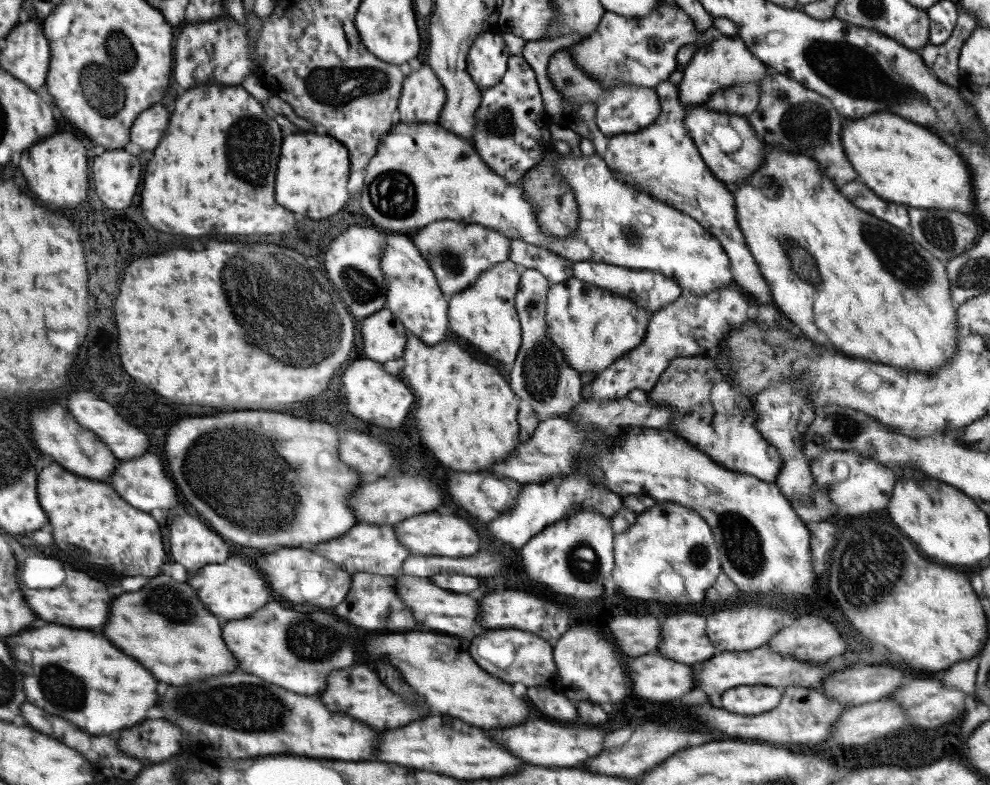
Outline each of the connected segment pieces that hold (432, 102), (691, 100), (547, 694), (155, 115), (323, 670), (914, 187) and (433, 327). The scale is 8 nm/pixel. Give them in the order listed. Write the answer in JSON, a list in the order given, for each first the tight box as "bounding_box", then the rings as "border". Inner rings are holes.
[{"bounding_box":[397,64,445,123],"border":[[[427,64],[403,77],[397,103],[401,123],[437,123],[445,102],[445,93],[439,79]]]},{"bounding_box":[676,34,768,108],"border":[[[717,34],[707,44],[701,44],[689,59],[688,63],[680,67],[681,80],[676,85],[679,102],[684,108],[703,105],[708,96],[716,90],[729,88],[736,84],[758,83],[768,70],[767,67],[749,52],[744,42],[737,37]]]},{"bounding_box":[525,688,575,722],"border":[[[527,688],[525,696],[543,716],[563,720],[563,722],[575,720],[575,702],[569,702],[561,694],[553,694],[547,688]]]},{"bounding_box":[129,104,169,150],"border":[[[155,104],[141,112],[137,120],[133,120],[129,130],[129,140],[137,144],[141,150],[153,150],[161,140],[163,130],[167,128],[169,114],[161,104]]]},{"bounding_box":[221,602,357,696],"border":[[[271,602],[265,604],[265,608],[251,612],[243,620],[225,622],[221,628],[221,638],[243,672],[307,696],[319,692],[325,686],[323,680],[327,672],[347,668],[357,662],[357,638],[347,622],[315,608],[301,609],[285,602],[283,606]],[[317,614],[319,624],[315,622]]]},{"bounding_box":[840,114,974,216],"border":[[[871,114],[861,120],[851,120],[851,124],[847,124],[843,132],[840,132],[840,140],[859,180],[869,190],[873,190],[881,200],[889,200],[895,204],[907,202],[907,206],[911,208],[941,208],[969,216],[973,214],[974,196],[971,192],[973,188],[965,160],[961,160],[961,156],[957,156],[953,148],[949,152],[949,146],[941,142],[937,136],[933,136],[929,130],[913,122],[905,122],[895,114]]]},{"bounding_box":[380,234,448,347],"border":[[[385,234],[380,269],[387,280],[385,307],[405,327],[406,332],[416,336],[429,347],[445,338],[448,330],[447,296],[438,287],[433,271],[415,248],[410,236]]]}]

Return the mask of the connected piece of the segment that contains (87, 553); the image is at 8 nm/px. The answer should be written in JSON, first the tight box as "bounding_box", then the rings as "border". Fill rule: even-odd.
{"bounding_box":[37,464,165,576],"border":[[[51,464],[51,466],[45,466],[37,474],[37,500],[39,500],[45,516],[49,518],[53,542],[61,550],[75,548],[83,556],[83,560],[87,560],[91,564],[115,566],[117,570],[121,570],[127,576],[155,576],[155,574],[159,574],[159,568],[165,562],[165,548],[163,548],[163,540],[161,540],[157,522],[149,514],[131,508],[125,500],[121,500],[113,492],[111,486],[97,482],[97,480],[87,480],[87,478],[75,476],[67,470],[63,470],[61,466]]]}

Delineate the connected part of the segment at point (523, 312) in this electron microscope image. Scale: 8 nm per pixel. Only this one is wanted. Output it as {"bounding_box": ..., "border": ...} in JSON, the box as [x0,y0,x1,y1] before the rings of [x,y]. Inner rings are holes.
{"bounding_box":[509,268,583,421],"border":[[[522,268],[518,280],[518,291],[514,298],[521,338],[519,351],[513,362],[511,376],[509,376],[509,386],[513,394],[517,394],[521,400],[529,404],[538,421],[554,417],[565,418],[570,410],[583,399],[580,396],[583,382],[580,380],[579,372],[569,368],[561,351],[546,336],[545,303],[550,285],[537,270]]]}

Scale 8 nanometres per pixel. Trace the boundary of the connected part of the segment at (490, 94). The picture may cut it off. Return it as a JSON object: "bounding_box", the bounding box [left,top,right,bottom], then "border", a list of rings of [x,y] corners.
{"bounding_box":[471,55,554,182],"border":[[[509,55],[506,63],[506,71],[499,82],[492,87],[480,89],[480,103],[474,114],[475,130],[472,130],[471,142],[481,160],[495,174],[508,182],[517,182],[526,170],[534,167],[543,158],[544,152],[554,152],[554,140],[548,131],[549,116],[543,109],[535,73],[521,55]]]}

